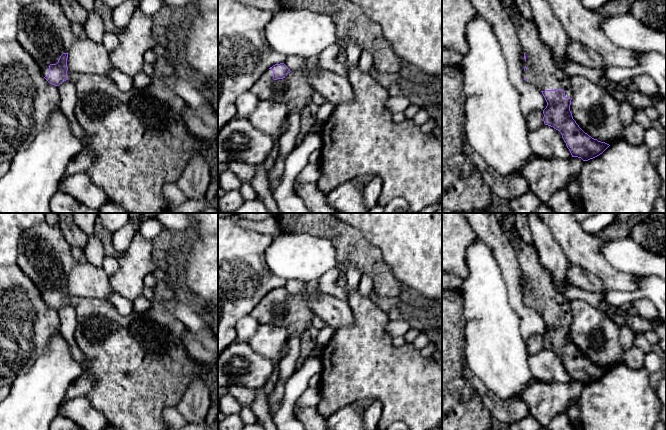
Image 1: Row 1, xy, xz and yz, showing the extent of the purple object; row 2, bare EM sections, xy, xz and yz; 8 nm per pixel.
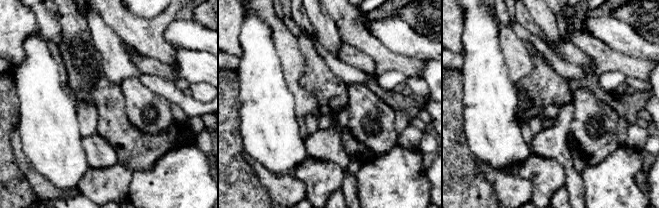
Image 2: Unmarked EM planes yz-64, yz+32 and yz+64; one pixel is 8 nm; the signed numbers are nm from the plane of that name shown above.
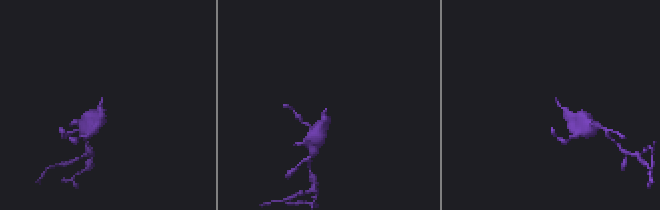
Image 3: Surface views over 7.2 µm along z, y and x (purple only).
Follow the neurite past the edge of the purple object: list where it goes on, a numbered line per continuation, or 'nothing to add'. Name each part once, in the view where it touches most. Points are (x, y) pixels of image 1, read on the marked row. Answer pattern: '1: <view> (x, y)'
1: yz (541, 71)

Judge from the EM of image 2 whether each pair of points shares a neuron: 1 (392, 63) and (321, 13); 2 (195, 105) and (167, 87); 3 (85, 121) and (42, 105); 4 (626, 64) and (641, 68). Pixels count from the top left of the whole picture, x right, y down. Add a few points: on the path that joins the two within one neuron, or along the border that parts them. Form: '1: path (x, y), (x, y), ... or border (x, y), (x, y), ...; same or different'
1: border (326, 10), (343, 41); different
2: path (188, 103), (174, 94); same
3: border (74, 104), (79, 132), (82, 137); different
4: path (630, 66), (637, 68); same

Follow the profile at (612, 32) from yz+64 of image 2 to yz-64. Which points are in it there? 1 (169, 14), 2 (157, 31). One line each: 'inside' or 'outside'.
1: outside
2: outside

